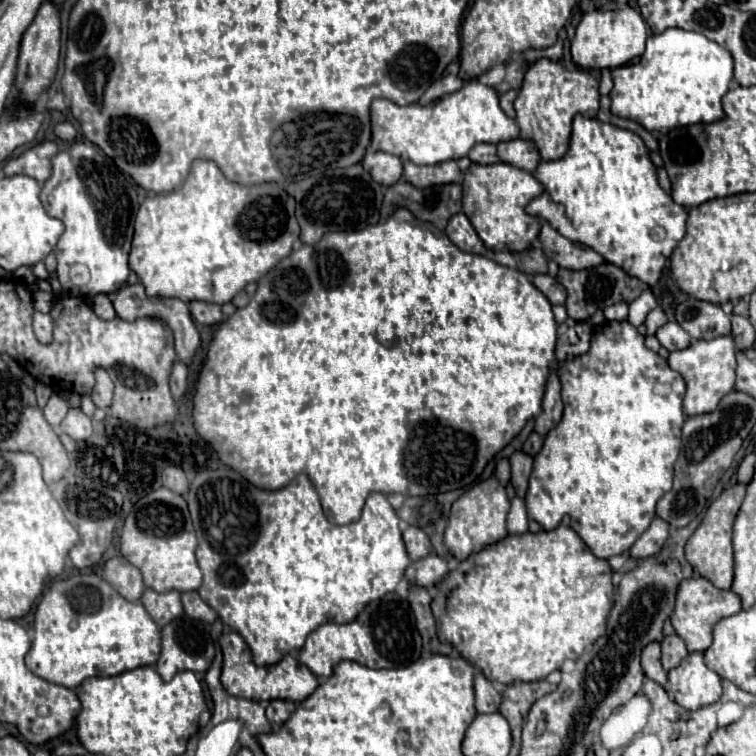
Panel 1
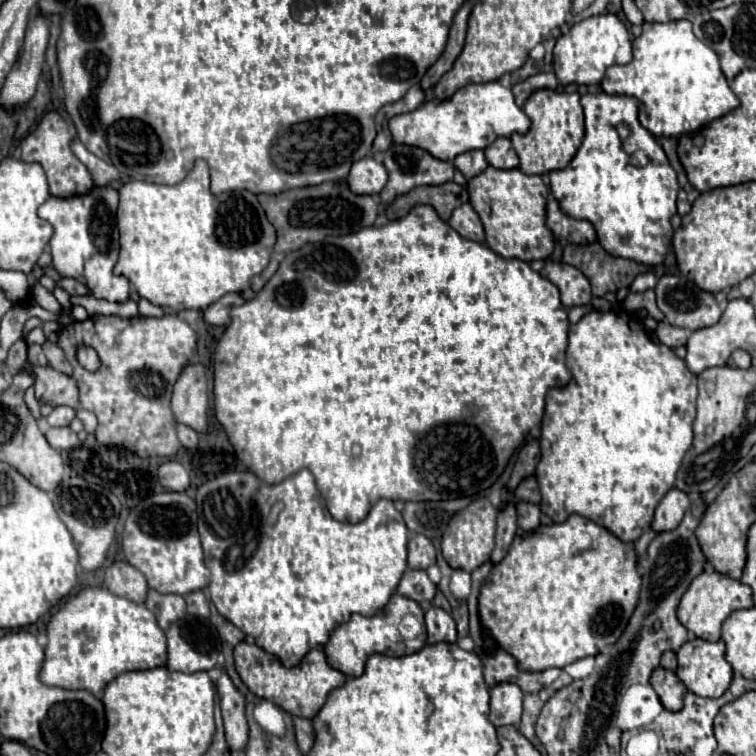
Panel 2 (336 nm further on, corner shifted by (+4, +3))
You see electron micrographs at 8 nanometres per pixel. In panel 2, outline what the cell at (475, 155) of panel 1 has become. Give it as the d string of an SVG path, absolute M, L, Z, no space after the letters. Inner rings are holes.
M470 150L470 152L458 154L454 158L454 166L456 166L456 170L460 170L470 180L470 178L478 176L480 172L484 172L488 168L488 162L486 162L482 150Z

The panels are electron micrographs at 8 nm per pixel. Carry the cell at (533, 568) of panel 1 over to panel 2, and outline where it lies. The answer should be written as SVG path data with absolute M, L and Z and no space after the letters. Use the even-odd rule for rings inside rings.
M572 514L562 524L540 526L530 534L516 536L506 558L496 564L484 580L478 596L478 614L490 638L508 654L512 654L524 670L564 668L584 656L596 656L614 644L638 604L642 576L638 574L638 558L632 544L622 542L604 526Z

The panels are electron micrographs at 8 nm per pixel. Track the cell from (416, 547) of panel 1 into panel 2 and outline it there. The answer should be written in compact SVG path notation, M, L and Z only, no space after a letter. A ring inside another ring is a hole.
M416 534L408 542L408 566L416 570L426 570L436 564L436 550L428 538Z

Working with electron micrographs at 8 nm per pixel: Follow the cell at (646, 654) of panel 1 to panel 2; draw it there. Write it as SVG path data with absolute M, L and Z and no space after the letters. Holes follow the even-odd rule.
M656 668L652 674L652 688L660 696L660 702L666 710L678 712L682 708L682 698L686 694L686 688L674 672Z

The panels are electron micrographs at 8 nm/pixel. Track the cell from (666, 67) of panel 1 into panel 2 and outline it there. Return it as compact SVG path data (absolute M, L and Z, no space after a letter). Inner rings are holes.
M644 22L642 34L632 40L634 60L626 66L610 66L602 90L608 94L628 94L640 98L640 124L654 136L680 136L738 108L738 98L730 90L718 56L692 32L692 22Z

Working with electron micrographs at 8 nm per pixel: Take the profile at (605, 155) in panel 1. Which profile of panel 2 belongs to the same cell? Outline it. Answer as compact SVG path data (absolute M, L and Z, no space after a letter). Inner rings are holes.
M598 92L584 94L580 98L580 104L586 116L584 142L566 168L550 172L550 190L560 206L564 206L566 214L572 214L572 218L584 218L596 226L596 234L610 254L620 254L622 258L632 258L648 266L658 266L662 264L672 240L670 218L676 214L674 198L680 190L676 172L656 138L638 122L638 98L610 96L606 92Z

